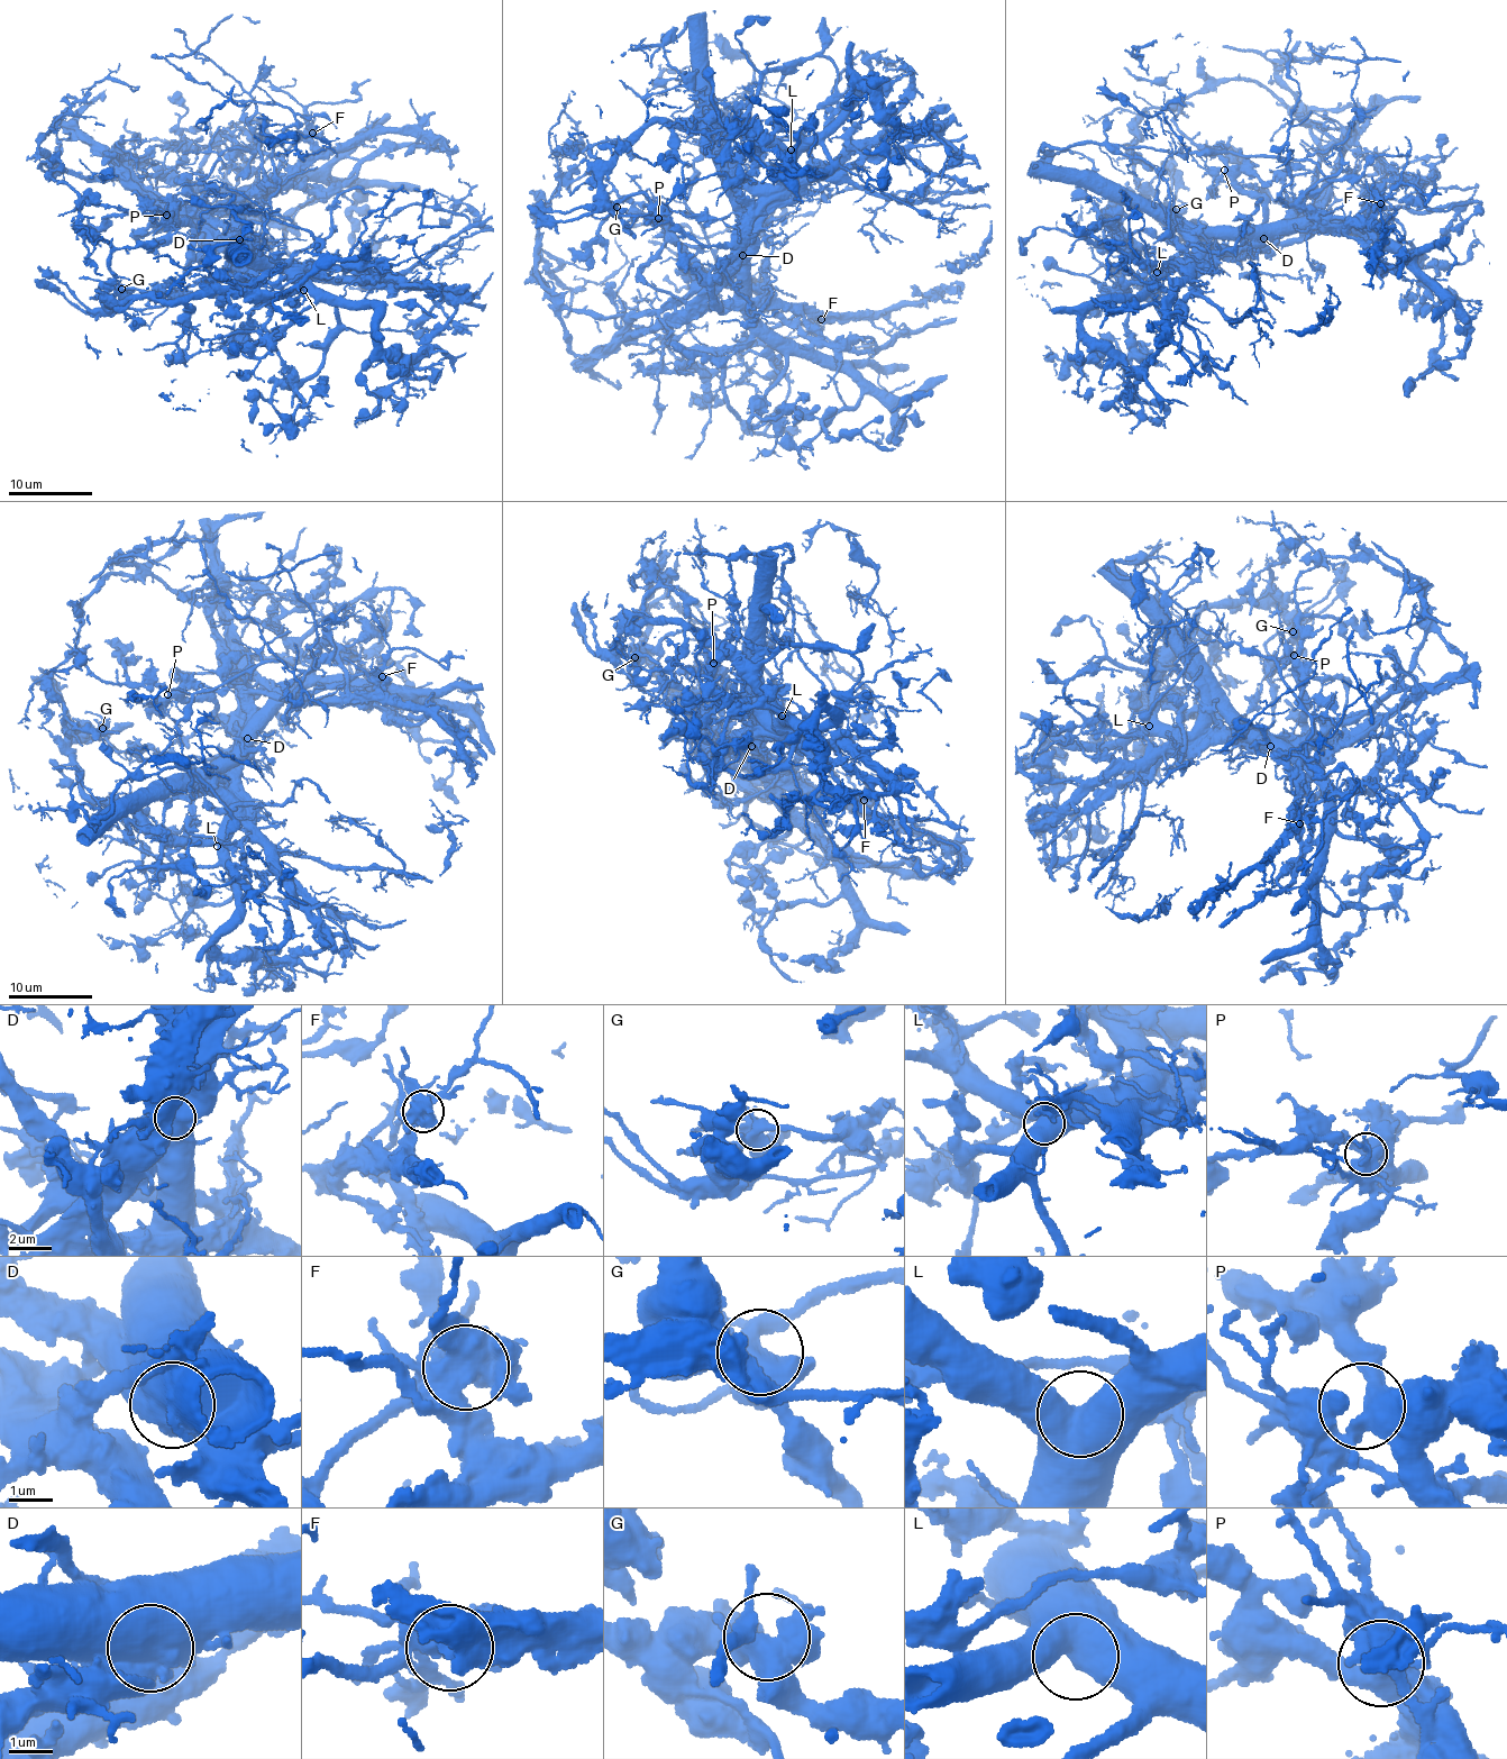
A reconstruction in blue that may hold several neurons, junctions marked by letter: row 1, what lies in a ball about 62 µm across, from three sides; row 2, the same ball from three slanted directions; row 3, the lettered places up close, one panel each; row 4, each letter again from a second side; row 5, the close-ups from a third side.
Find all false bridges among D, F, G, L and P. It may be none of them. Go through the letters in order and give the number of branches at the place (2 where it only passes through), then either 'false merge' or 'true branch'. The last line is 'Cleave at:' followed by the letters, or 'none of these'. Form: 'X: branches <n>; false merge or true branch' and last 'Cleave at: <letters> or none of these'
D: branches 1; false merge
F: branches 5; false merge
G: branches 6; true branch
L: branches 1; true branch
P: branches 3; true branch
Cleave at: D, F

